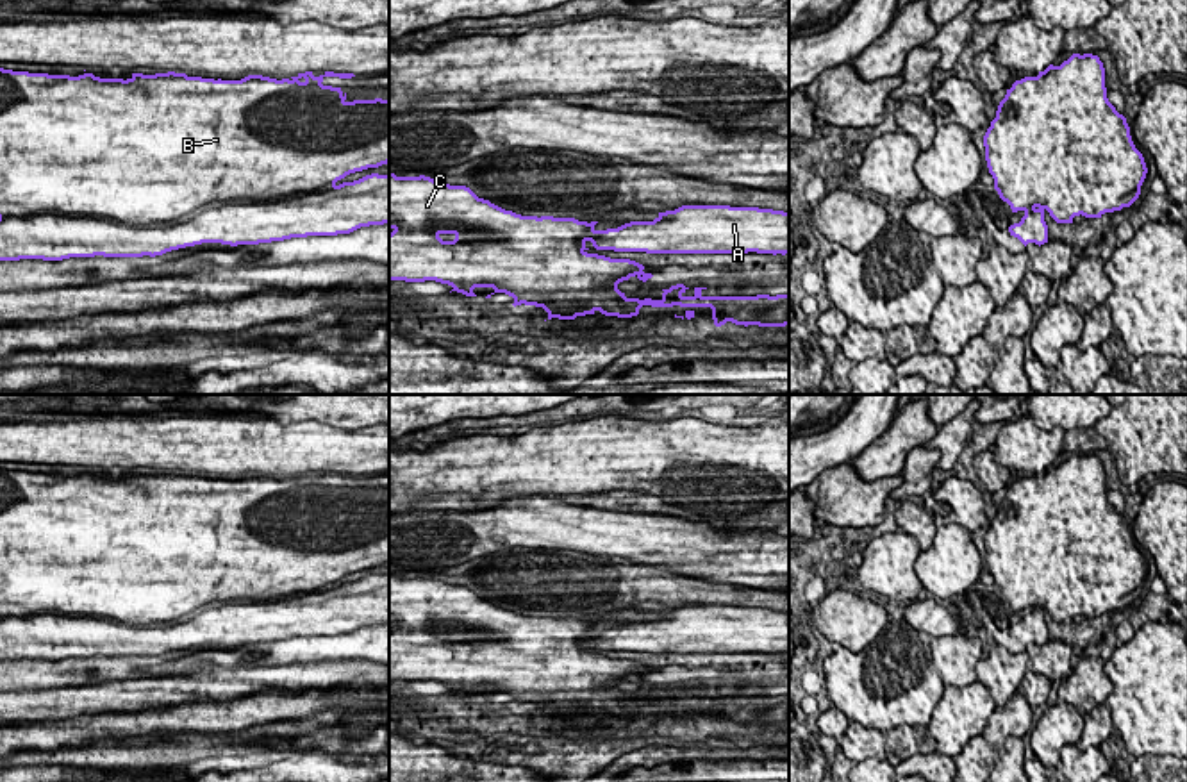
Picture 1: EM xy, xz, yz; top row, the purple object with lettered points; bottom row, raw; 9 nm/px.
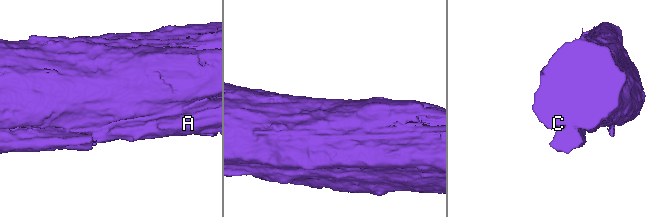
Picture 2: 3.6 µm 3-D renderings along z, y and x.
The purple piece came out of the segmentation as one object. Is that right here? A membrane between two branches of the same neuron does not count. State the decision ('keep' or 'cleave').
cleave

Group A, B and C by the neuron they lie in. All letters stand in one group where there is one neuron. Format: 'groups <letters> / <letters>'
groups A / B C

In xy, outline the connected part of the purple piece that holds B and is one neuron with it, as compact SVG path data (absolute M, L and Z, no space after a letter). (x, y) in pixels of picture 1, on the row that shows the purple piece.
M0 68L0 218L25 218L52 212L68 218L95 216L96 220L132 229L166 229L189 220L207 205L248 205L298 198L309 193L320 193L323 187L334 186L350 173L387 164L389 100L375 98L348 102L346 93L343 93L341 87L321 84L325 77L352 79L355 75L325 71L323 75L314 77L312 71L305 71L282 80L262 75L248 75L241 80L214 80L168 71L155 75L132 73L130 79L123 80L100 79L87 71L79 77L70 77Z

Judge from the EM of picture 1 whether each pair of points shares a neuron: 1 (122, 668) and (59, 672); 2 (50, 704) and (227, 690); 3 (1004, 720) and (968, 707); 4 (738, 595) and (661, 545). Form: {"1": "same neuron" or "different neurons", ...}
{"1": "same neuron", "2": "same neuron", "3": "different neurons", "4": "different neurons"}

